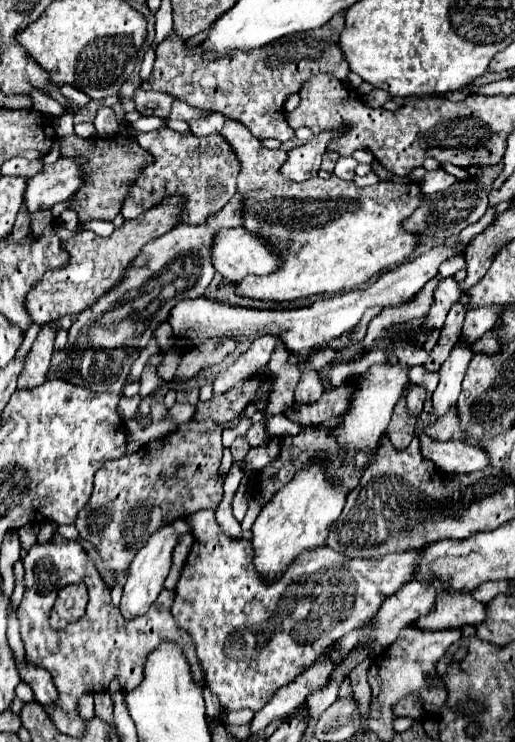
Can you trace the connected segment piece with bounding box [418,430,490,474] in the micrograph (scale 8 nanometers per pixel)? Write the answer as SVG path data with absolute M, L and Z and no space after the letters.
M418 430L418 434L420 434L422 454L428 460L432 460L440 472L468 474L468 472L482 470L490 464L490 456L478 446L470 446L470 444L456 442L456 440L434 442L434 440L426 438L426 434L422 434L420 430Z

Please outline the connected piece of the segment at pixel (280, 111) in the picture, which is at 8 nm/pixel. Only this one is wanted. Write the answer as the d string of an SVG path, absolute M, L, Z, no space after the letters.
M344 14L334 18L314 32L284 36L266 48L254 52L232 52L230 56L206 56L202 48L186 48L184 42L172 32L156 50L156 62L150 78L142 82L142 90L156 90L172 94L190 106L220 112L250 128L256 138L276 138L286 142L294 130L286 124L284 102L290 94L298 94L302 84L314 74L330 74L344 80L350 72L342 50L338 48L340 32L344 28Z

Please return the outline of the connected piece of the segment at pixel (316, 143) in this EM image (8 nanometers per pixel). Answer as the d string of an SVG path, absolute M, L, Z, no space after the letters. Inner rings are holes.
M322 132L322 134L314 136L312 142L298 146L298 148L292 148L288 152L286 162L282 164L282 176L290 182L302 182L306 178L316 176L320 170L322 154L326 152L326 146L334 136L338 136L338 134Z

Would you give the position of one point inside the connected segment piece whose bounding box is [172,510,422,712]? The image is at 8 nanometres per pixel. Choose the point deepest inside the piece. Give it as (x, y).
(251, 639)

